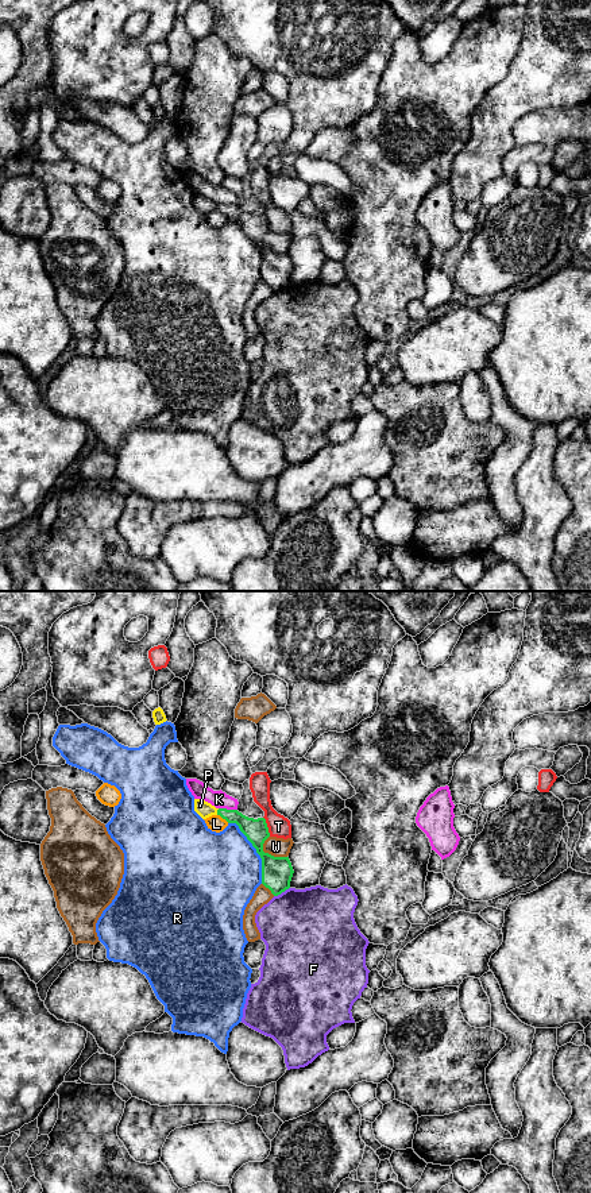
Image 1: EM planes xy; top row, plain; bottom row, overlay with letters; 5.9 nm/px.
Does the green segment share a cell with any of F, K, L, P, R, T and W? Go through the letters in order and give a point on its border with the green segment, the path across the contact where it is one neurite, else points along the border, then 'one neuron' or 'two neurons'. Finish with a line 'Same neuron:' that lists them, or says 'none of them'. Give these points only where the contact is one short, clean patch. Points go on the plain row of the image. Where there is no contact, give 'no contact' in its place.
F: meets green in xy at (281, 288); border along xy (289, 282), (274, 292); two neurons
K: meets green in xy at (228, 205); two neurons
L: meets green in xy at (223, 213); two neurons
P: meets green in xy at (217, 207); two neurons
R: meets green in xy at (257, 246); two neurons
T: meets green in xy at (266, 222); two neurons
W: meets green in xy at (270, 250); two neurons
Same neuron: none of them

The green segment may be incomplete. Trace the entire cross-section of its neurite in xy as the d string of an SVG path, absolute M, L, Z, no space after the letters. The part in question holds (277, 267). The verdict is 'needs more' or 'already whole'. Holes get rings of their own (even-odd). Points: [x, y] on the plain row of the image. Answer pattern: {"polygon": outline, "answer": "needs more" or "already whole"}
{"polygon": "M219 204L217 211L228 219L236 219L240 227L256 244L262 254L262 279L271 286L274 292L281 290L290 283L293 262L289 252L274 252L263 247L263 239L270 232L264 213L248 213L237 205Z", "answer": "already whole"}

